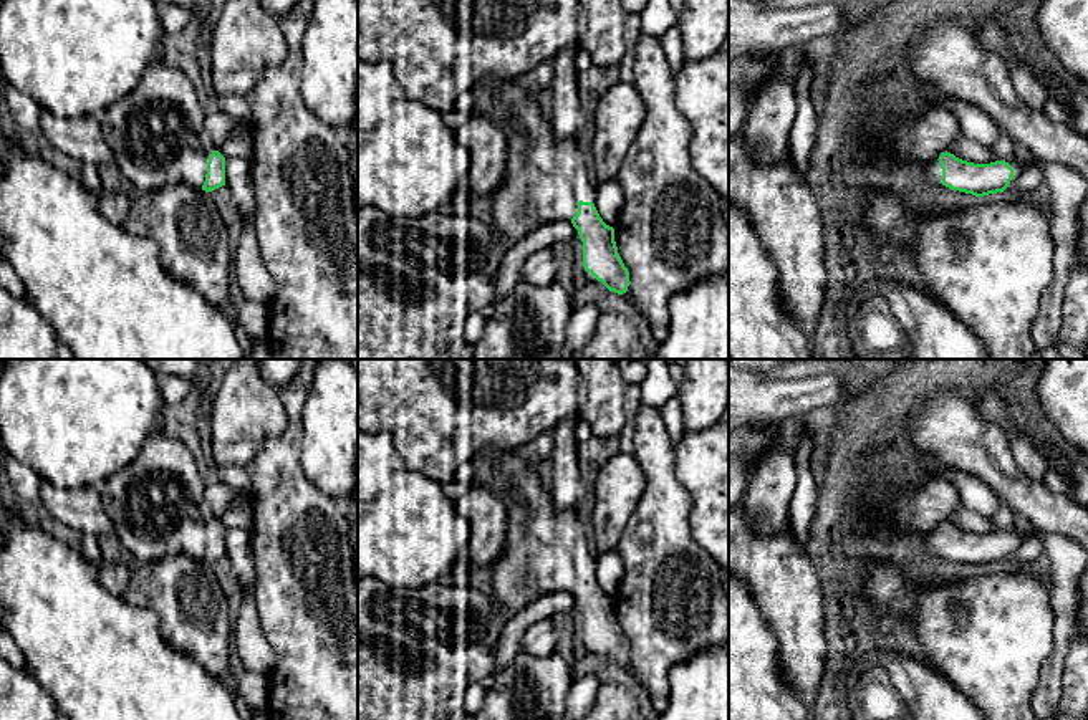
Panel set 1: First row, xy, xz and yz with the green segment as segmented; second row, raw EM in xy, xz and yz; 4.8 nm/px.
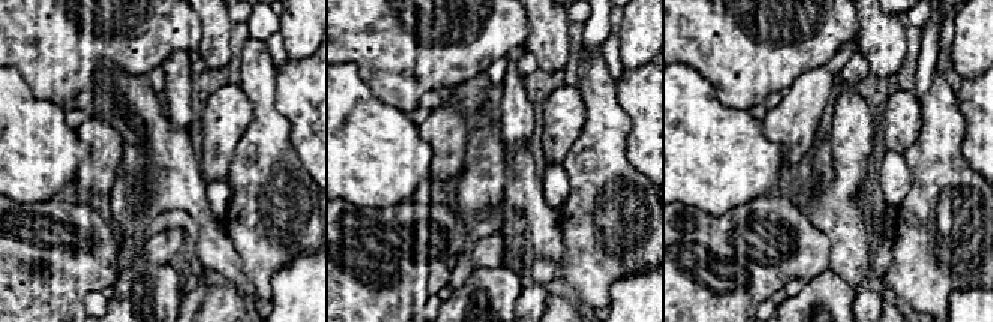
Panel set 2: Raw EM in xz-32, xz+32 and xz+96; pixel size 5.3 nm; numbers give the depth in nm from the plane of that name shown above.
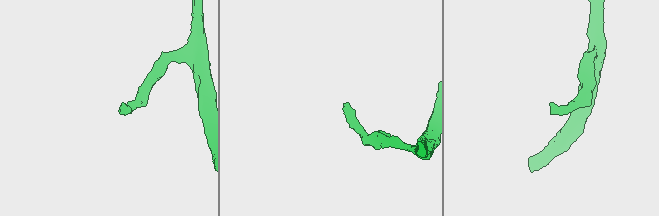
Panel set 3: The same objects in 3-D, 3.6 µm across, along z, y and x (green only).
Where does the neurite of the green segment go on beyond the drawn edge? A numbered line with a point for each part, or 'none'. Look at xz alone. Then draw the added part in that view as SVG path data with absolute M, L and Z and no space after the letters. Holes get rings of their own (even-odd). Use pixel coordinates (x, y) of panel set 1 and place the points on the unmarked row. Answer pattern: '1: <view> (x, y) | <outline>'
1: xz (544, 550) | M487 447L475 454L470 463L475 468L474 477L469 480L470 487L490 488L502 498L507 506L507 533L503 548L495 559L490 593L500 611L508 619L520 614L523 609L543 596L560 591L571 593L578 583L580 571L595 574L598 564L596 556L590 551L588 538L583 531L576 511L560 511L555 506L550 492L545 488L546 482L537 472L535 458L527 457L522 449L495 450Z

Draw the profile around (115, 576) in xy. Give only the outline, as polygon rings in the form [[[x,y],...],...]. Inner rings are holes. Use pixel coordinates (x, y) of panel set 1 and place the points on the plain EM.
[[[103,558],[93,563],[96,564],[98,581],[113,594],[124,596],[131,581],[131,571],[121,563],[108,563]]]

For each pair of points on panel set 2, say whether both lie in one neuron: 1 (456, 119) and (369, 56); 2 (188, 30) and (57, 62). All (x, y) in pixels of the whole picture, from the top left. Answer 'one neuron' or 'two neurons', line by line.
1: two neurons
2: one neuron

